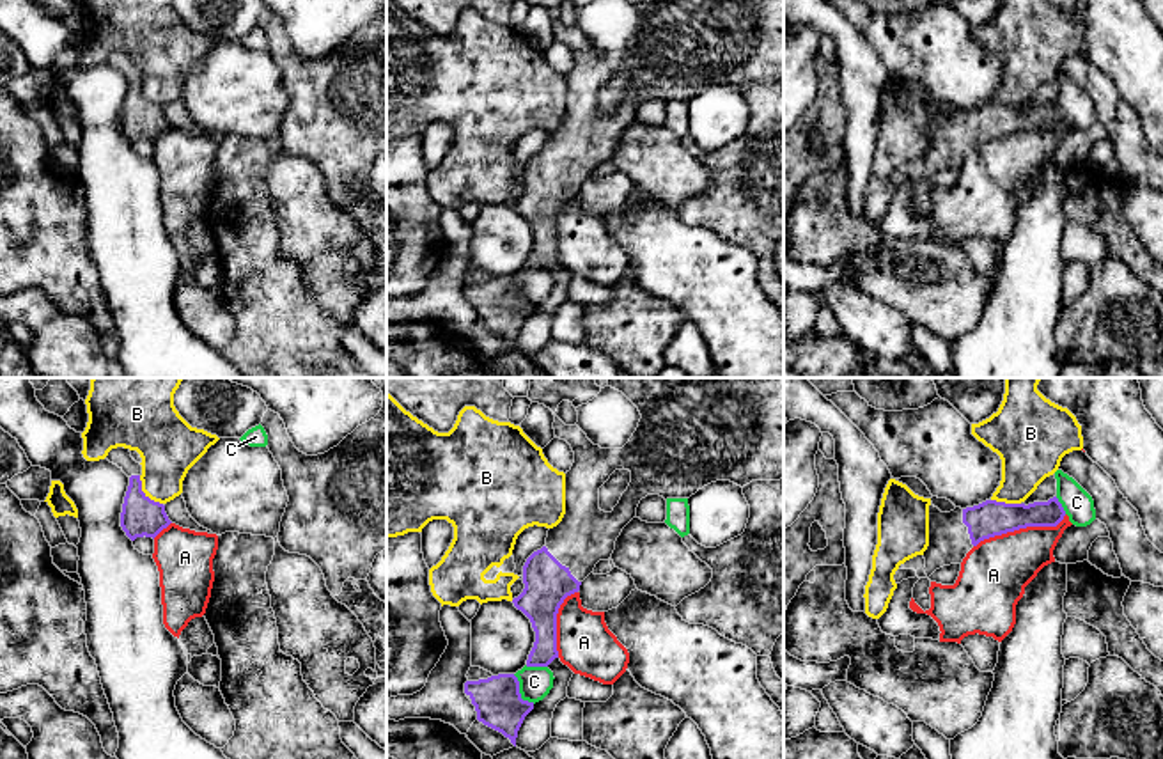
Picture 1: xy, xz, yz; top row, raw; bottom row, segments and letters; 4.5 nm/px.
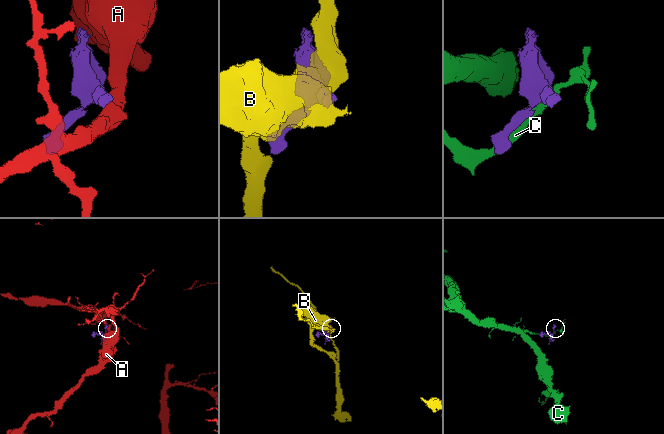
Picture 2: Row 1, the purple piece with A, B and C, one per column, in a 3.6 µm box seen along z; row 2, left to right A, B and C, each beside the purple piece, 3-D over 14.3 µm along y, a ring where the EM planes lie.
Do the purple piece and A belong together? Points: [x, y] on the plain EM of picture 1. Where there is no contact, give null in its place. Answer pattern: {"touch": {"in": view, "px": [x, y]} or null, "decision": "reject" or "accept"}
{"touch": {"in": "yz", "px": [1020, 130]}, "decision": "reject"}

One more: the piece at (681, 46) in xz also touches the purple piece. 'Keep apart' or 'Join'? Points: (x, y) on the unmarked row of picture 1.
Join

